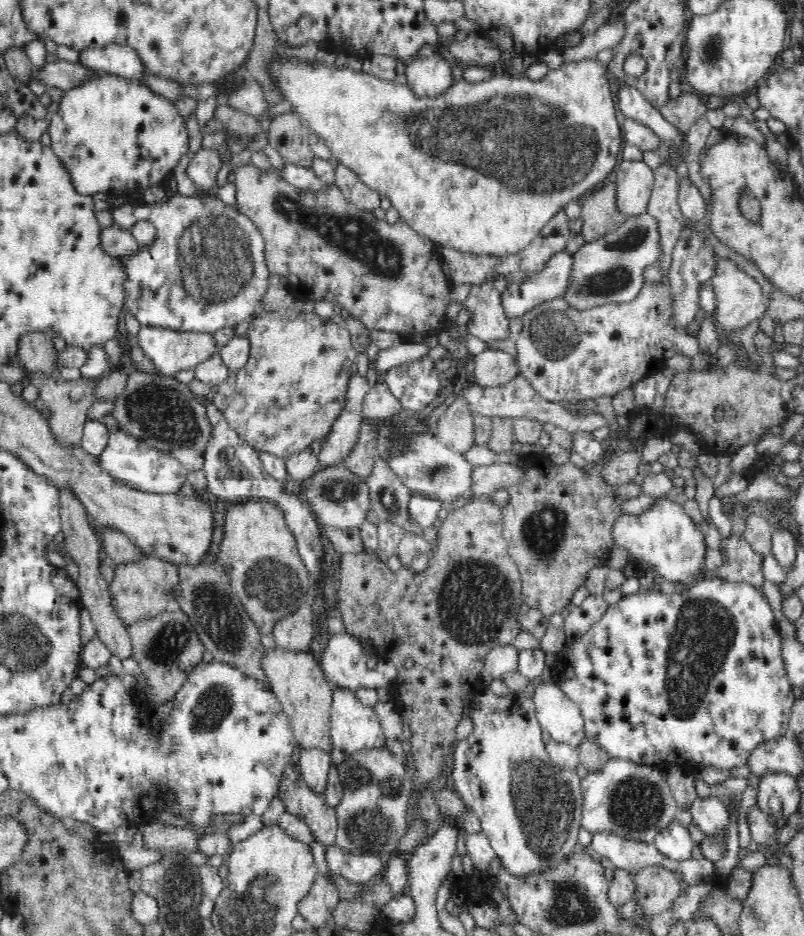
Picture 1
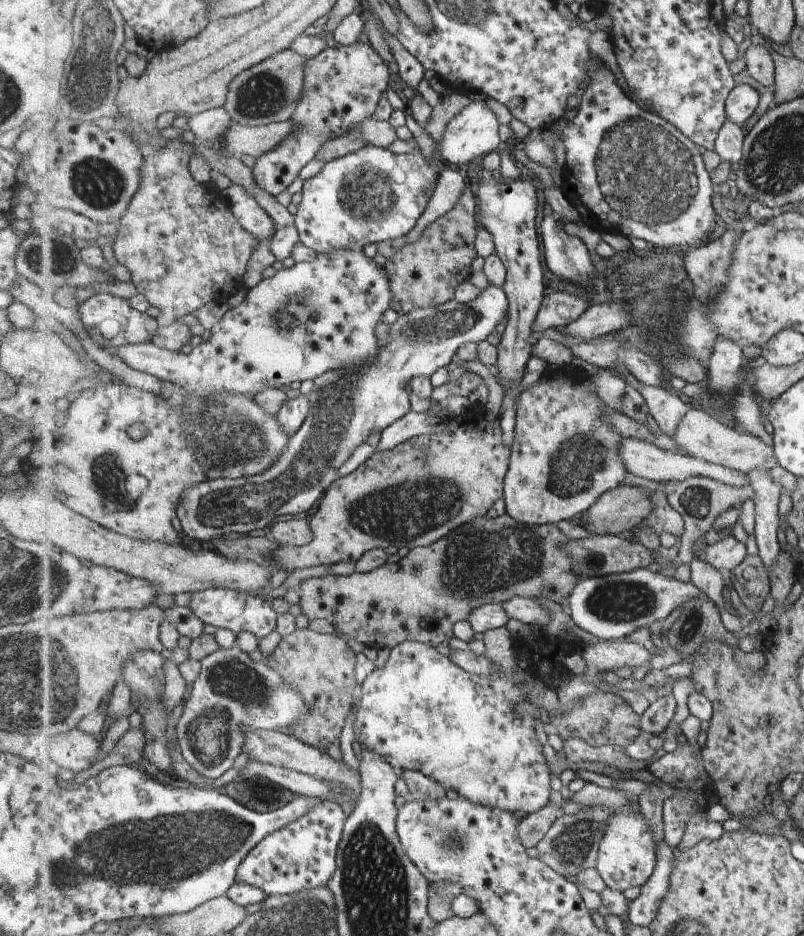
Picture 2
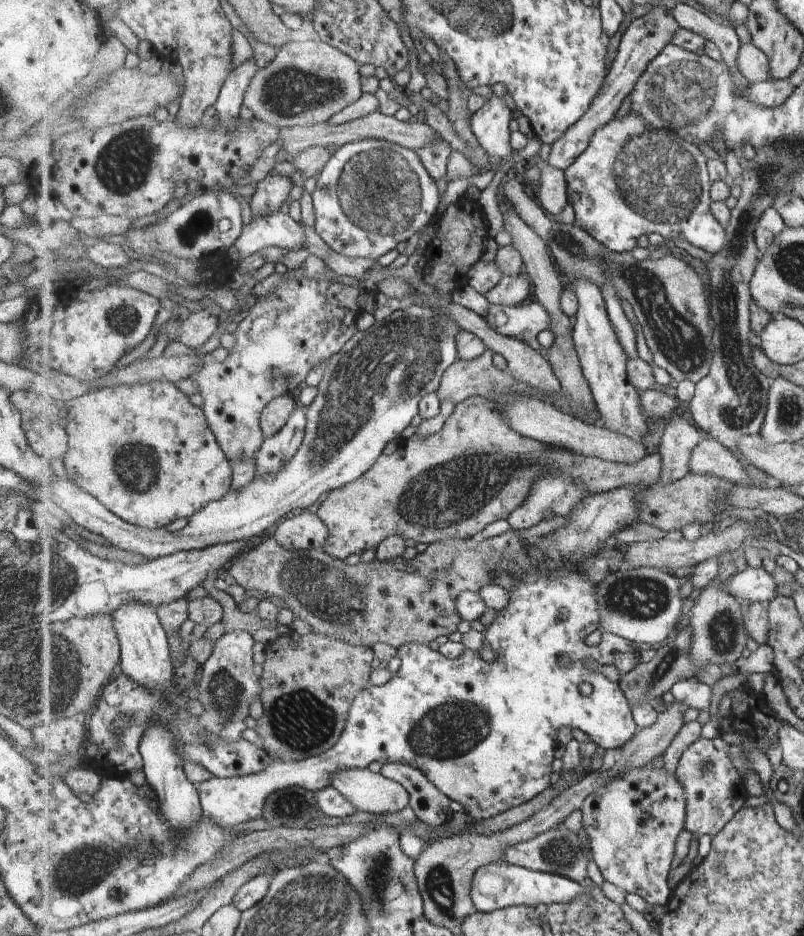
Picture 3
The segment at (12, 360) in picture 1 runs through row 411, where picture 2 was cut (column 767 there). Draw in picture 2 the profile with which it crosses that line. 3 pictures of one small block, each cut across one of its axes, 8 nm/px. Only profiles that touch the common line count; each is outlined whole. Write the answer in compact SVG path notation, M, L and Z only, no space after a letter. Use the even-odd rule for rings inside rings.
M751 44L745 54L746 67L739 78L751 77L763 86L776 84L776 64L772 52L767 50L767 45Z

